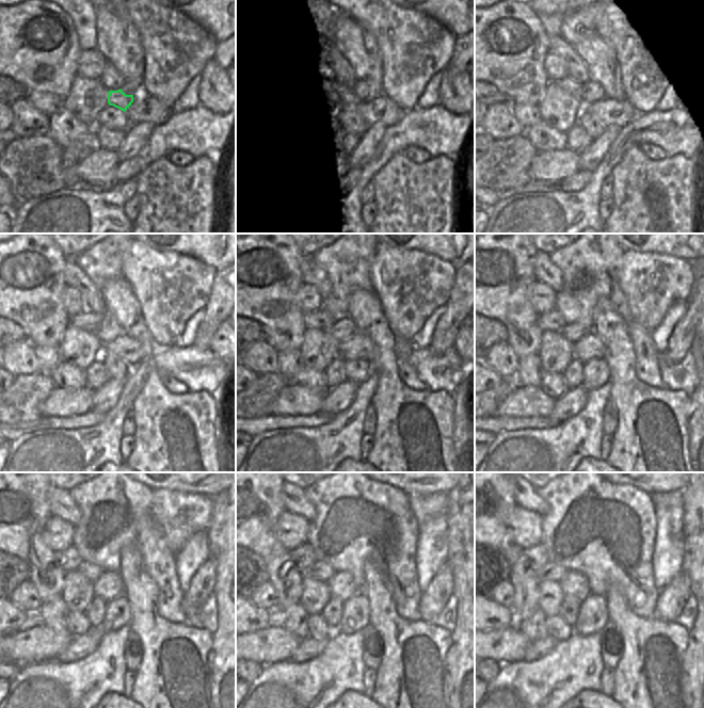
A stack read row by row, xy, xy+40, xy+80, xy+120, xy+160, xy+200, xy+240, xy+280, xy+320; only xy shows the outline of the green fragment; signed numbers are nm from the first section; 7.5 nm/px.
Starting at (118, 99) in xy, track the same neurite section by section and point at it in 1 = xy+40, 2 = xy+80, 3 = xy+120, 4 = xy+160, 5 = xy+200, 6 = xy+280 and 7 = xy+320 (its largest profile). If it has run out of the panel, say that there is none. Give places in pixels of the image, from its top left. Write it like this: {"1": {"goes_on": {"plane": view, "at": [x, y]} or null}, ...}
{"1": {"goes_on": {"plane": "xy+40", "at": [345, 92]}}, "2": {"goes_on": {"plane": "xy+80", "at": [574, 87]}}, "3": {"goes_on": {"plane": "xy+120", "at": [89, 321]}}, "4": {"goes_on": {"plane": "xy+160", "at": [320, 319]}}, "5": {"goes_on": {"plane": "xy+200", "at": [553, 321]}}, "6": {"goes_on": {"plane": "xy+280", "at": [303, 557]}}, "7": {"goes_on": {"plane": "xy+320", "at": [538, 557]}}}

